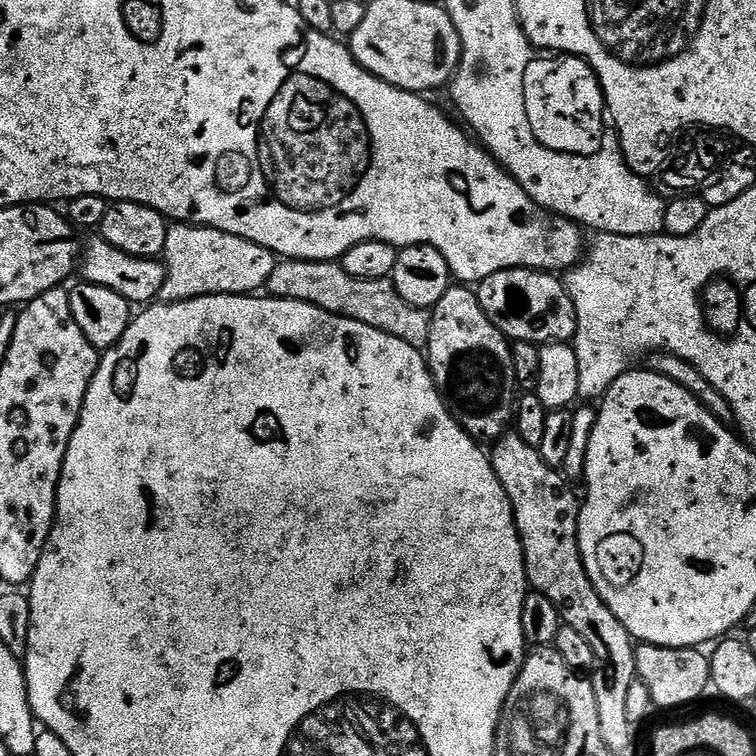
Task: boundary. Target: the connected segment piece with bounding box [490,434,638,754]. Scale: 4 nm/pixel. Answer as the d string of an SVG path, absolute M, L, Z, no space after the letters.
M505 434L495 441L490 448L490 459L494 466L494 474L498 474L498 482L502 482L502 490L512 503L516 529L524 551L524 565L528 571L529 585L540 592L550 602L554 602L554 610L558 610L561 621L569 624L586 642L590 642L596 655L596 666L590 673L594 702L598 702L598 730L602 730L602 742L610 746L613 754L628 752L632 748L632 732L634 725L626 718L626 698L630 694L630 682L638 679L636 674L636 650L632 635L614 618L610 606L602 602L598 590L588 577L584 568L584 559L580 553L580 505L581 501L568 487L569 481L557 469L552 468L542 458L539 448L526 446L522 438L515 434Z

